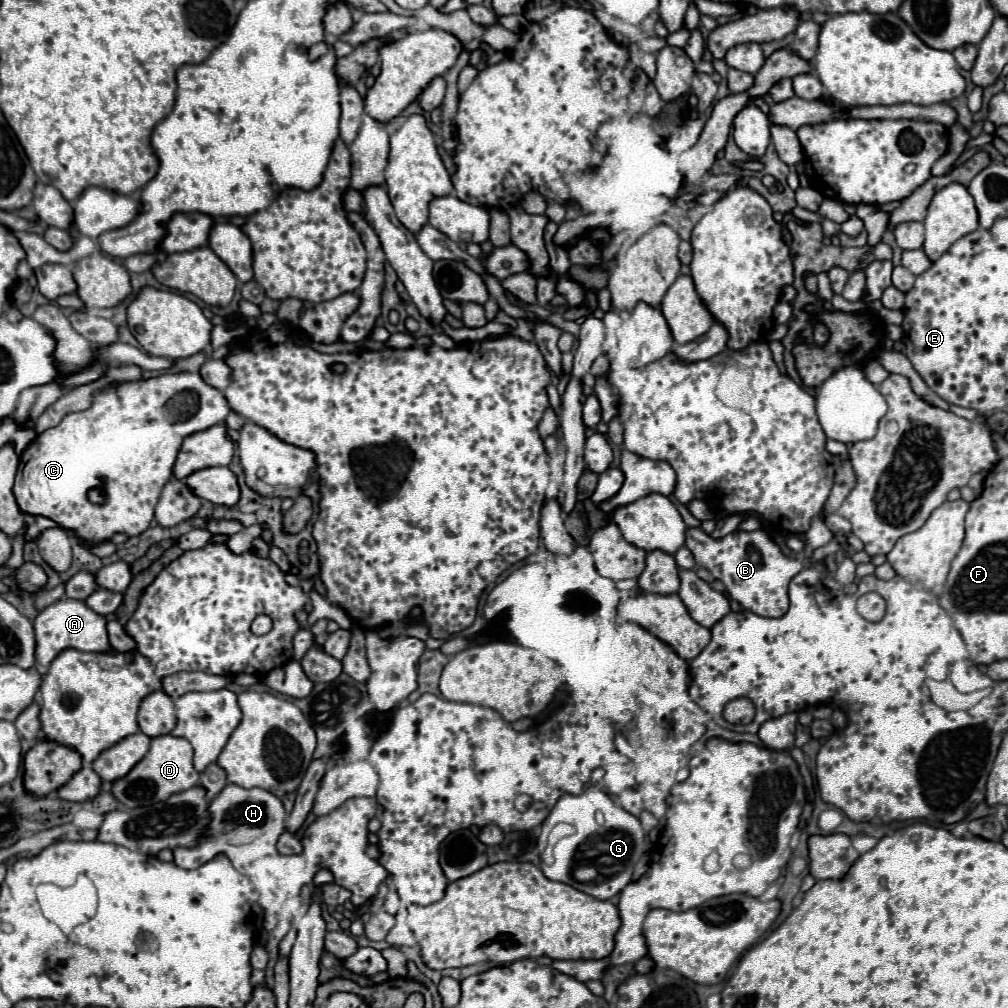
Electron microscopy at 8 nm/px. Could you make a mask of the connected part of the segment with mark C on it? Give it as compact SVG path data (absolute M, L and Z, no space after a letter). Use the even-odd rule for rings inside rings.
M192 372L162 374L148 380L140 378L100 390L88 410L66 414L58 426L40 432L22 452L12 488L16 504L24 514L46 516L60 528L74 530L74 538L84 548L108 542L116 532L138 536L150 526L154 518L160 492L172 478L172 466L176 462L182 440L194 432L224 422L228 412L230 406L224 394L208 386L200 374ZM92 488L102 490L106 498L104 504L92 504L84 500Z

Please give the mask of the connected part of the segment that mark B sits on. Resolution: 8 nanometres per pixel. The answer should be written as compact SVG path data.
M702 528L686 530L686 548L694 554L696 564L710 570L716 580L726 586L726 592L742 608L760 616L780 618L788 610L788 582L804 568L798 558L782 554L780 546L764 530L744 532L736 530L724 538L714 540Z

